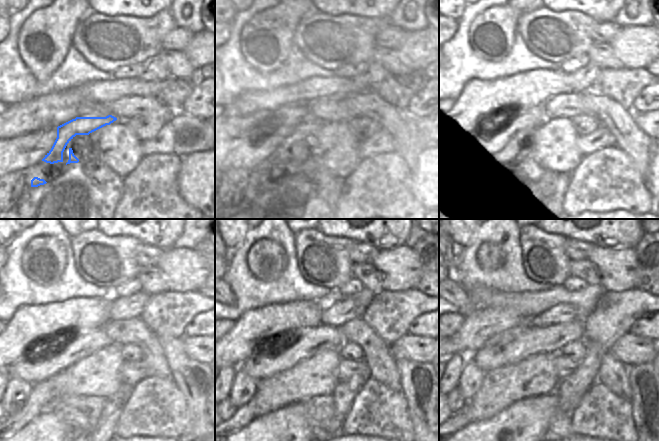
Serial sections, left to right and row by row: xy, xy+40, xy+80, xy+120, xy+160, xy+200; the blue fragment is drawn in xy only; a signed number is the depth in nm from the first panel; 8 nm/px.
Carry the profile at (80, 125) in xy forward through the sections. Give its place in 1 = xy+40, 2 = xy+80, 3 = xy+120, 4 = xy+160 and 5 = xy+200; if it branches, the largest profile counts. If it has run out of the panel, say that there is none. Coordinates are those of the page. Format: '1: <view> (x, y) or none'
1: xy+40 (286, 152)
2: xy+80 (511, 153)
3: xy+120 (39, 397)
4: xy+160 (242, 416)
5: xy+200 (460, 419)

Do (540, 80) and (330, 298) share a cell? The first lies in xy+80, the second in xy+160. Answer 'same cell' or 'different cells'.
different cells

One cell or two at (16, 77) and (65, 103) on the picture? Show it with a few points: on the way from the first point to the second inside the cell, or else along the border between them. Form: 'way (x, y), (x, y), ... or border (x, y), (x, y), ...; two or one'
border (71, 88), (65, 91), (50, 92), (25, 99); two

